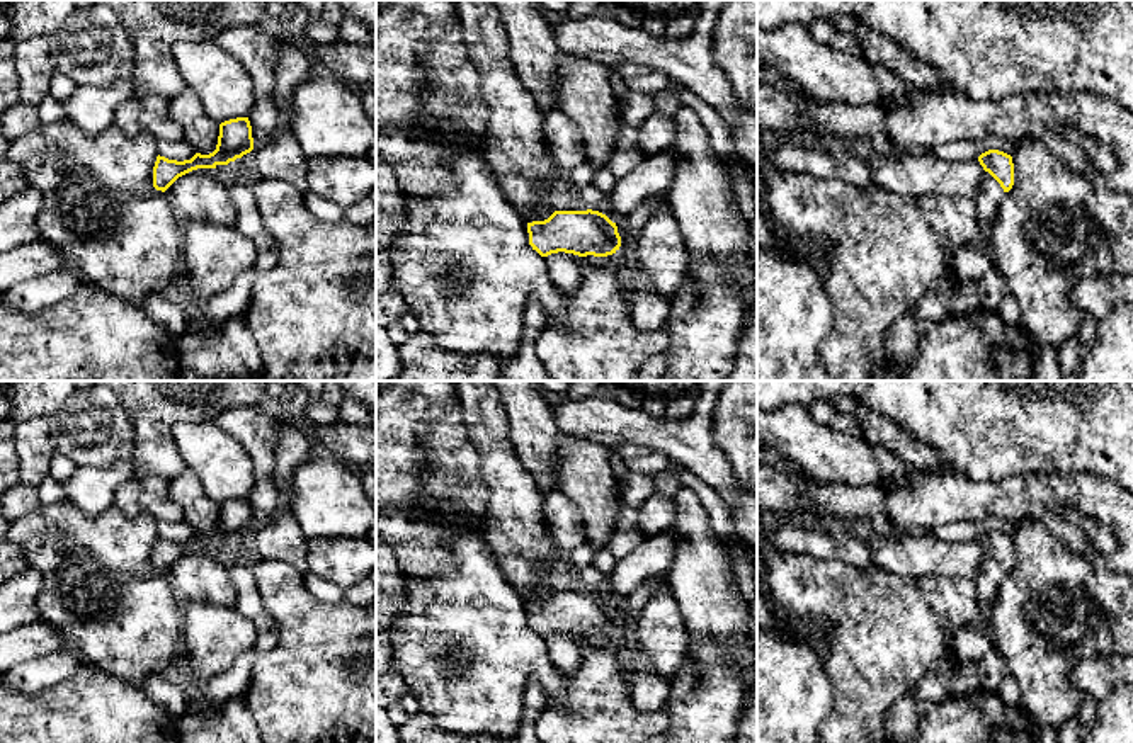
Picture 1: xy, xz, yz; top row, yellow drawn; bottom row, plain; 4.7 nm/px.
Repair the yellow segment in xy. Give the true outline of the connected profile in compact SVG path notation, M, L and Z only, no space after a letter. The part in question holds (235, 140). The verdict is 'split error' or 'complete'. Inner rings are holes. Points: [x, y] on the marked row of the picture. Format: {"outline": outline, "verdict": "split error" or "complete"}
{"outline": "M236 117L219 124L216 150L209 155L196 153L191 160L177 162L157 156L153 167L153 187L165 192L179 177L197 168L228 165L253 150L252 126L248 117Z", "verdict": "complete"}

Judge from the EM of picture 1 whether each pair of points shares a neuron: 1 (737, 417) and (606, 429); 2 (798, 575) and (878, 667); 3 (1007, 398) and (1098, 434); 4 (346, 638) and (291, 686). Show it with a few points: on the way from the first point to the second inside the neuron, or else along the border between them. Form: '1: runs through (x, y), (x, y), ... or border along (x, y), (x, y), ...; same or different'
1: border along (711, 414), (713, 442), (727, 456); different
2: runs through (820, 597), (868, 645); same
3: runs through (1030, 398), (1062, 398), (1076, 412); same
4: runs through (332, 652), (305, 679); same

